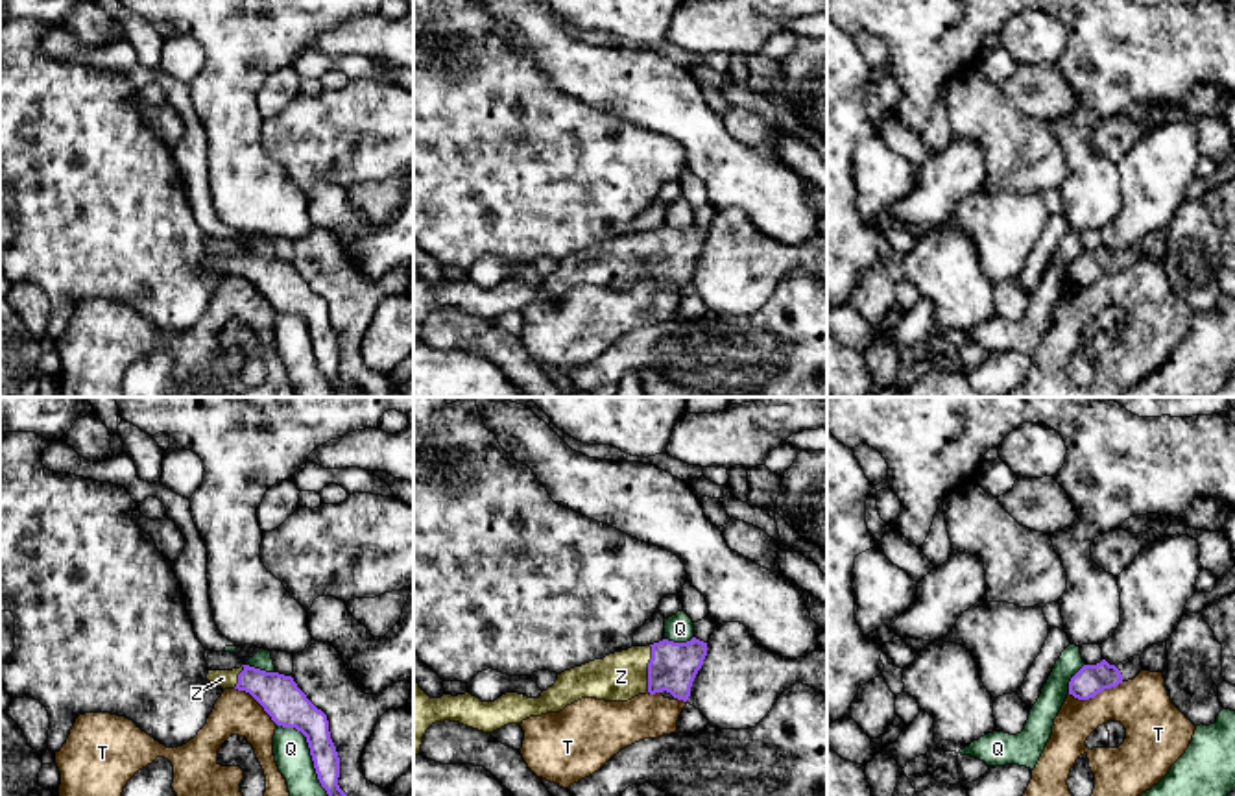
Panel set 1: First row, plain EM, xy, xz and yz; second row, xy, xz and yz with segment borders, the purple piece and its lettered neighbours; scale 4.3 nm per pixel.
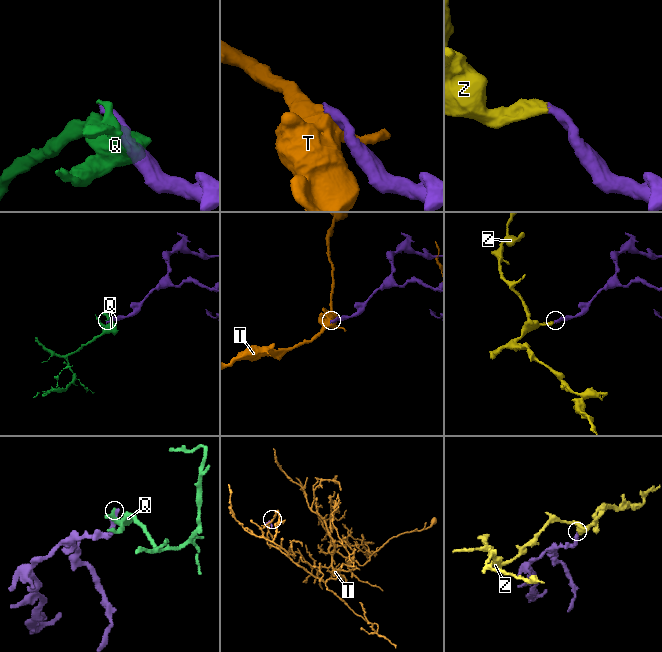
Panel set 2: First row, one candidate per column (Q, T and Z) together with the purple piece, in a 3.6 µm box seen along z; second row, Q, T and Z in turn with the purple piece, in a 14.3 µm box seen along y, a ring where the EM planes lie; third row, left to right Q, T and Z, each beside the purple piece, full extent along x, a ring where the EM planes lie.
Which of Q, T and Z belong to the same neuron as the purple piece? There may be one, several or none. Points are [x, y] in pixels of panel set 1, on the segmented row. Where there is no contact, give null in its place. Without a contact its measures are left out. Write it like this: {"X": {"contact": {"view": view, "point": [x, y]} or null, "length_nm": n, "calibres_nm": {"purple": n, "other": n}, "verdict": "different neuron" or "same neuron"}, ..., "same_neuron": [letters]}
{"Q": {"contact": {"view": "xy", "point": [311, 752]}, "length_nm": 380, "calibres_nm": {"purple": 180, "other": 160}, "verdict": "different neuron"}, "T": {"contact": {"view": "yz", "point": [1095, 695]}, "length_nm": 240, "calibres_nm": {"purple": 140, "other": 240}, "verdict": "different neuron"}, "Z": {"contact": {"view": "xz", "point": [648, 669]}, "length_nm": 200, "calibres_nm": {"purple": 200, "other": 220}, "verdict": "same neuron"}, "same_neuron": ["Z"]}

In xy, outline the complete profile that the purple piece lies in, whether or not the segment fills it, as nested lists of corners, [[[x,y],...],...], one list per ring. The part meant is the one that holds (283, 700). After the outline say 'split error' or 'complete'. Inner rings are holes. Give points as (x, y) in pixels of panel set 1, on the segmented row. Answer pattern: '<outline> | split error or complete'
[[[249,665],[233,670],[209,670],[218,687],[249,693],[277,726],[295,728],[306,737],[314,768],[329,796],[347,796],[340,785],[340,757],[330,739],[327,715],[297,687],[292,676]]] | split error

